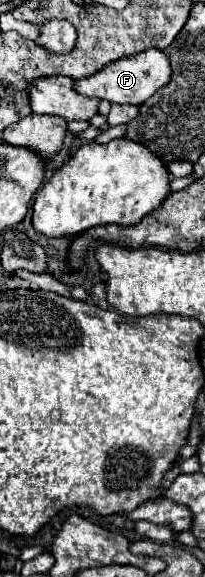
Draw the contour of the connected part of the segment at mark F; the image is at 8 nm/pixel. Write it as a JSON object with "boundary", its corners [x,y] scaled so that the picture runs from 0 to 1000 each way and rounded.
{"boundary":[[[712,85],[693,92],[654,92],[654,95],[527,109],[507,120],[468,123],[449,133],[361,137],[361,158],[420,168],[517,172],[537,179],[693,182],[693,175],[712,175],[712,168],[732,168],[751,158],[800,151],[810,140],[829,140],[829,133],[839,133],[839,120],[829,120],[820,99],[780,85]]]}

